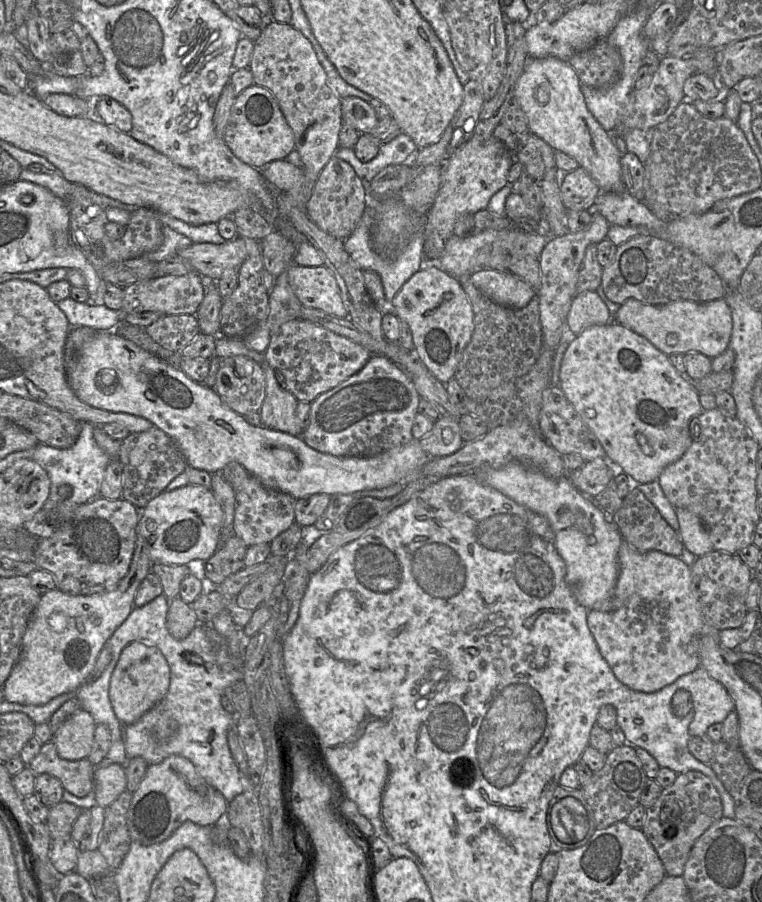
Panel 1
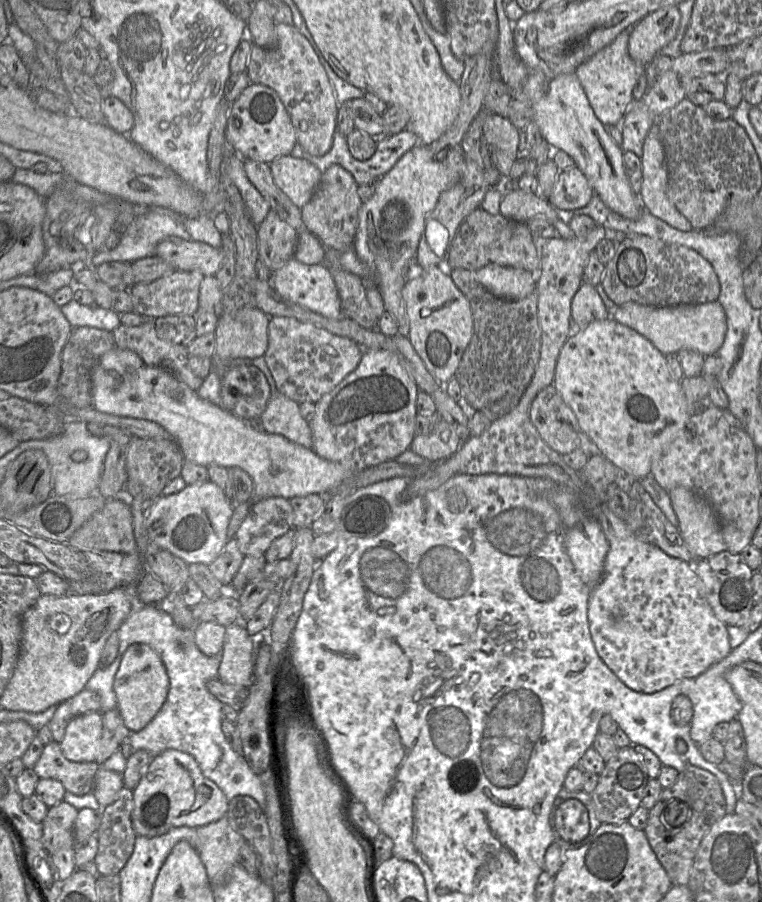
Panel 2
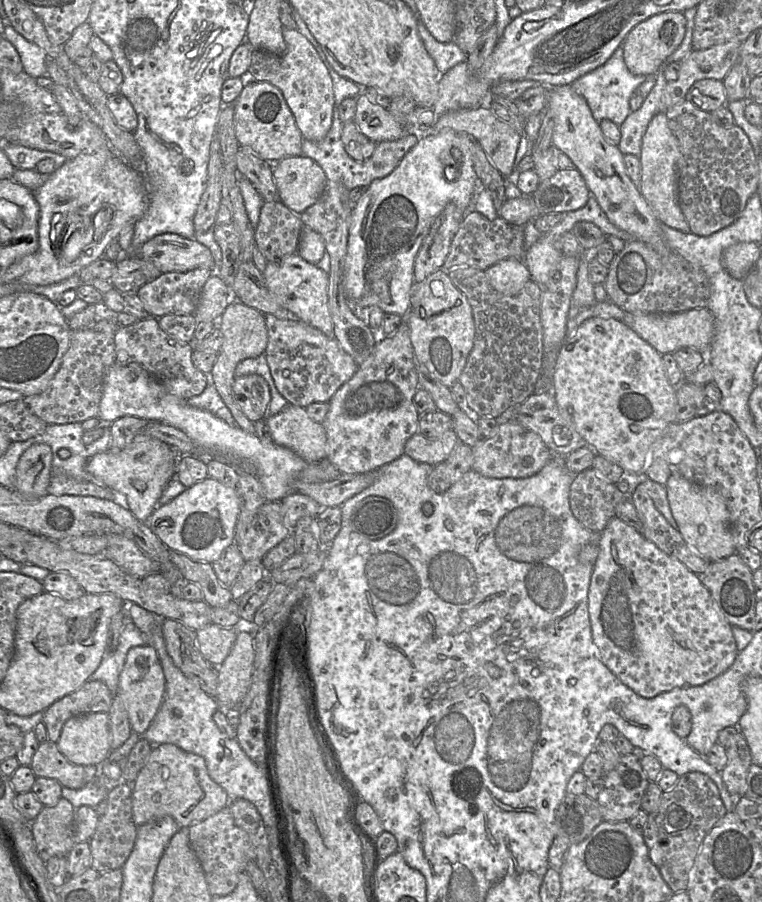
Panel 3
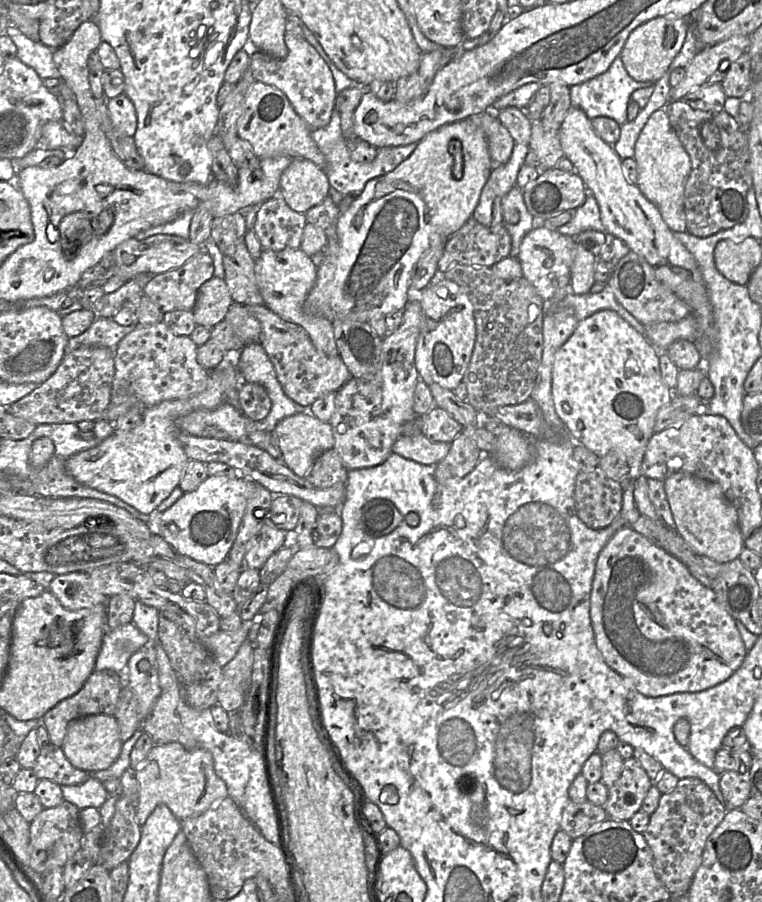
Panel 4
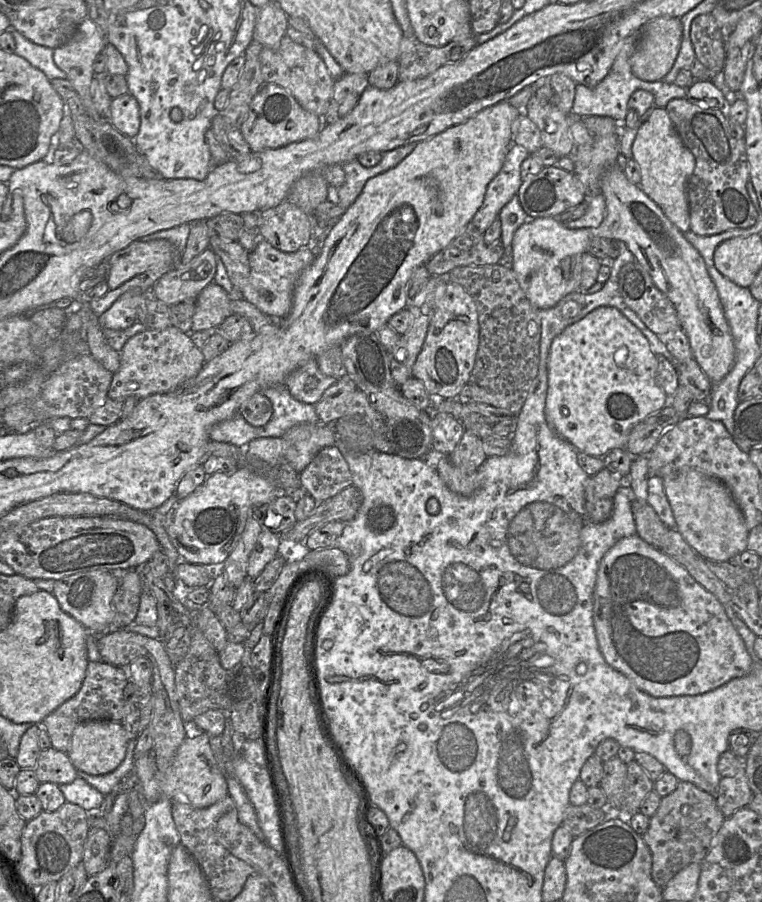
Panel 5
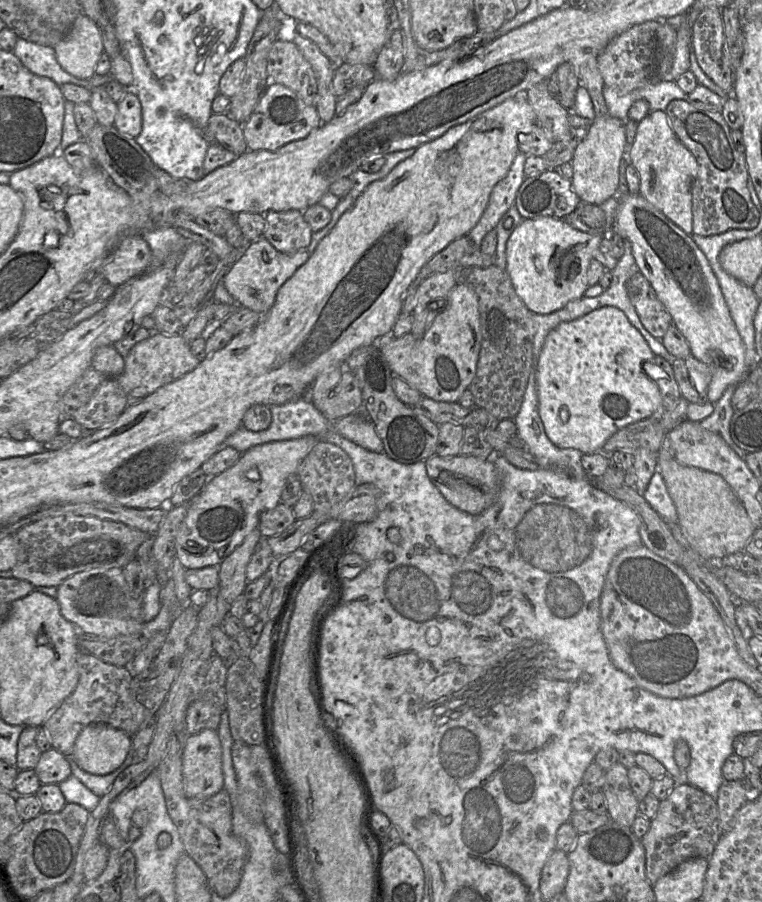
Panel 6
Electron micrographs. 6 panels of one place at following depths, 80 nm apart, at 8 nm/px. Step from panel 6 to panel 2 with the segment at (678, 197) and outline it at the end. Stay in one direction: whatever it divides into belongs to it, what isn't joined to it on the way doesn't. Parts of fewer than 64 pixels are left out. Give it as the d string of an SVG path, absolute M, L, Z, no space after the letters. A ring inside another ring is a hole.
M658 118L651 126L643 145L640 201L653 216L680 231L691 231L691 223L670 202L667 195L668 171L660 140Z

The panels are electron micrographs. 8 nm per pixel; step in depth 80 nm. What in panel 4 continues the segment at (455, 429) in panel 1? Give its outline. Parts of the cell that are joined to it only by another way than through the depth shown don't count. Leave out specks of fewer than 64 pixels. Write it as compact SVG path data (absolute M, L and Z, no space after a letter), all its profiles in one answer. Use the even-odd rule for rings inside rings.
M422 433L401 435L392 452L423 465L437 465L451 448L451 443L430 441Z

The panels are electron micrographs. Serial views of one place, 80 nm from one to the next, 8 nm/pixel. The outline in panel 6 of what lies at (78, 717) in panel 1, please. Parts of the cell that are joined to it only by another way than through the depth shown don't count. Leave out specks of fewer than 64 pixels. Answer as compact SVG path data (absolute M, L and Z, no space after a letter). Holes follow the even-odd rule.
M89 724L78 734L75 740L72 757L67 758L73 759L82 770L90 774L107 775L122 765L131 749L131 737L126 732L106 724Z

